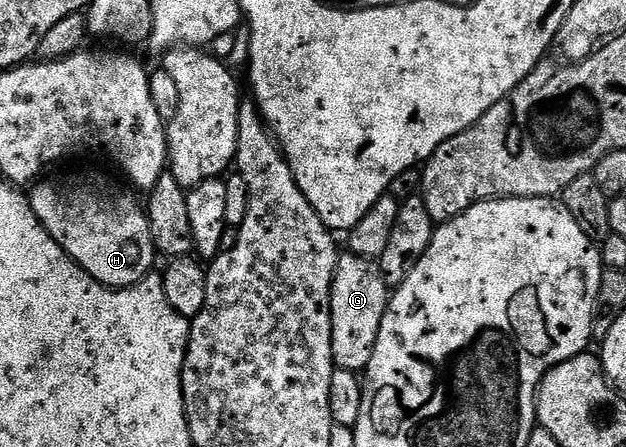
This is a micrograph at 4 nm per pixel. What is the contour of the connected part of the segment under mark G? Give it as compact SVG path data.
M349 252L343 253L336 264L336 272L332 280L332 296L330 297L332 356L337 369L365 371L366 365L372 360L372 352L376 348L376 336L380 336L380 324L386 315L387 305L388 287L377 265L369 258L361 258Z

